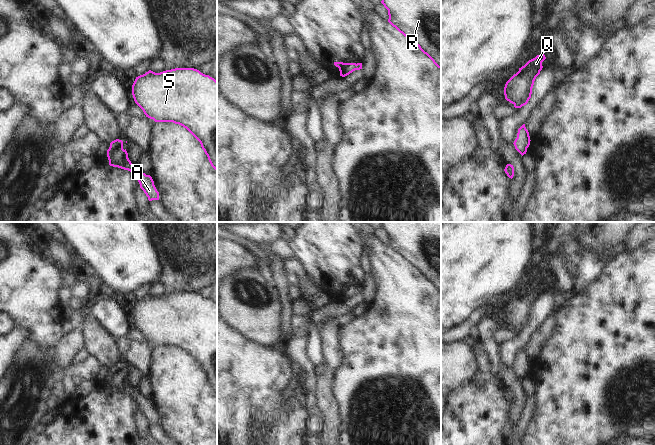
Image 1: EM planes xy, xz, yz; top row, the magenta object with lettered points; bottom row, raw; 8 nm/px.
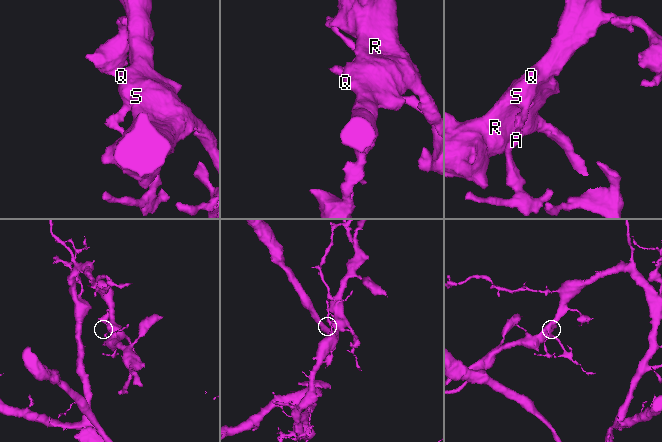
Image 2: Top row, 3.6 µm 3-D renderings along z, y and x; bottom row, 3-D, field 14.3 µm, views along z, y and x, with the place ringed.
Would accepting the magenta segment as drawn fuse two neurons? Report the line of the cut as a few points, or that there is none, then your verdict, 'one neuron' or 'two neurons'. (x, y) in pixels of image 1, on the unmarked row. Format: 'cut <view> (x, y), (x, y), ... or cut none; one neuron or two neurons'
cut none; one neuron

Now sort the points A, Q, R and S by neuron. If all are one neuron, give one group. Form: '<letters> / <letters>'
A Q R S

